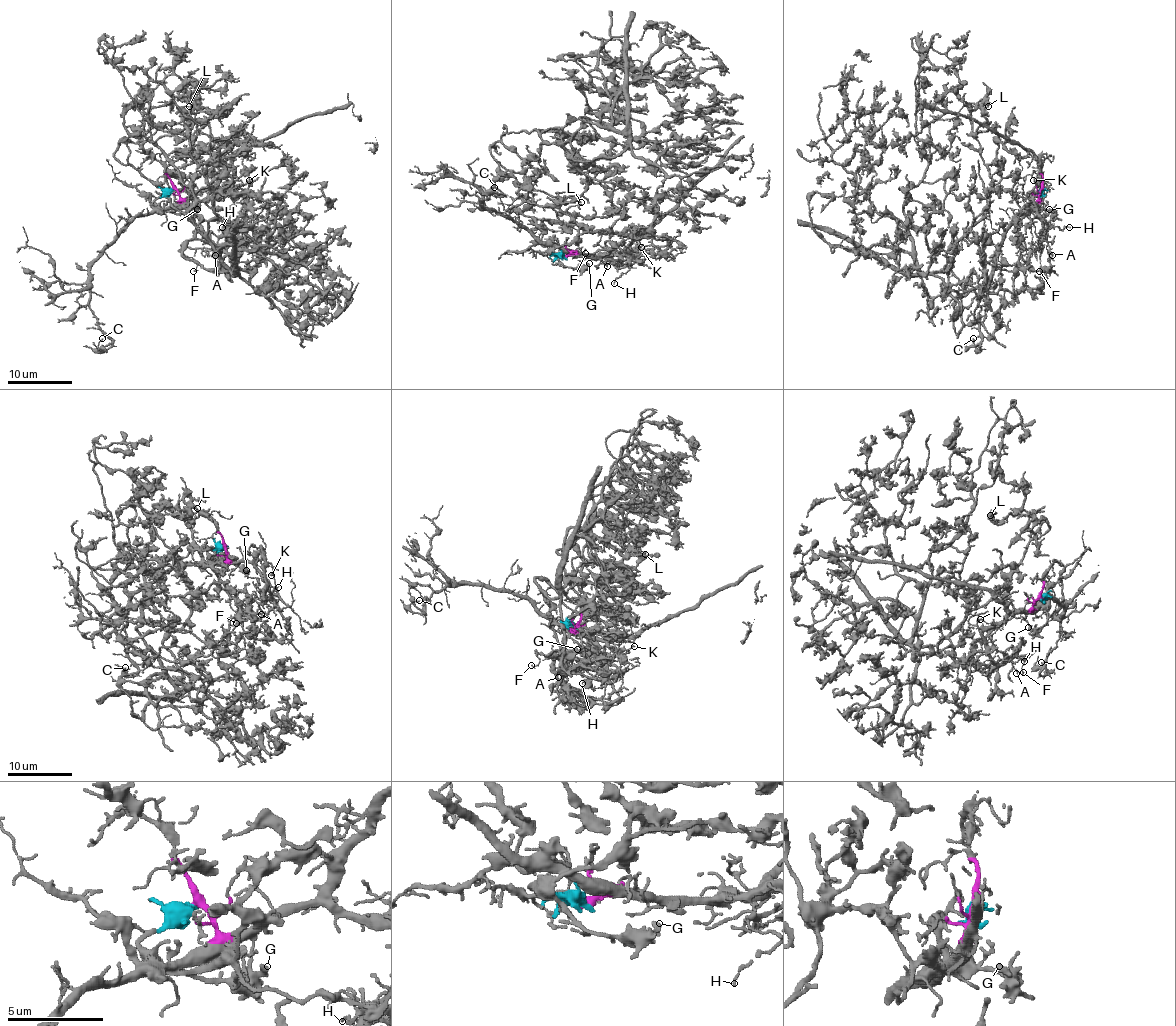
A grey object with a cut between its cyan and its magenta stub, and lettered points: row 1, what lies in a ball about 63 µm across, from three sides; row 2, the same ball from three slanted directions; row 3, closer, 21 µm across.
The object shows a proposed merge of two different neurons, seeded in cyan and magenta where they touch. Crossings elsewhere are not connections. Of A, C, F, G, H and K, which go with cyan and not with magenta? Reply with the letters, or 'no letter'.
G

